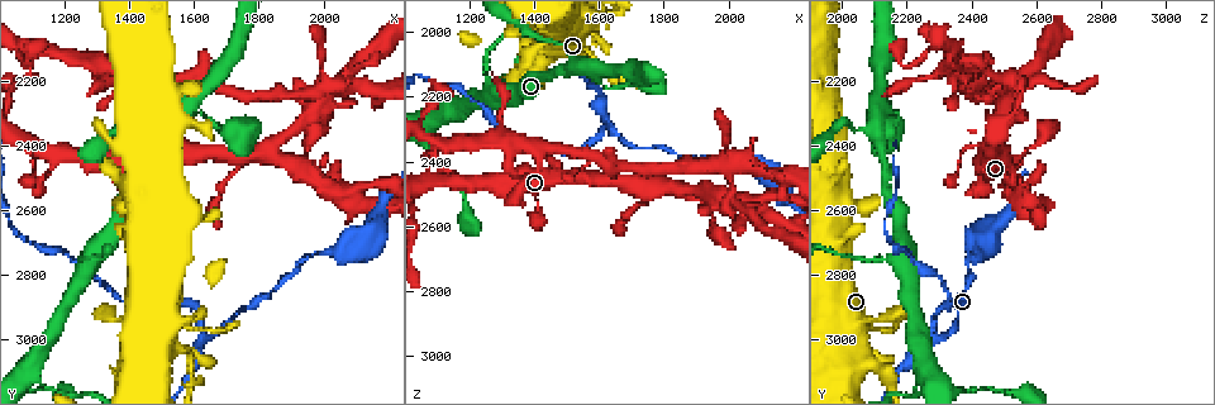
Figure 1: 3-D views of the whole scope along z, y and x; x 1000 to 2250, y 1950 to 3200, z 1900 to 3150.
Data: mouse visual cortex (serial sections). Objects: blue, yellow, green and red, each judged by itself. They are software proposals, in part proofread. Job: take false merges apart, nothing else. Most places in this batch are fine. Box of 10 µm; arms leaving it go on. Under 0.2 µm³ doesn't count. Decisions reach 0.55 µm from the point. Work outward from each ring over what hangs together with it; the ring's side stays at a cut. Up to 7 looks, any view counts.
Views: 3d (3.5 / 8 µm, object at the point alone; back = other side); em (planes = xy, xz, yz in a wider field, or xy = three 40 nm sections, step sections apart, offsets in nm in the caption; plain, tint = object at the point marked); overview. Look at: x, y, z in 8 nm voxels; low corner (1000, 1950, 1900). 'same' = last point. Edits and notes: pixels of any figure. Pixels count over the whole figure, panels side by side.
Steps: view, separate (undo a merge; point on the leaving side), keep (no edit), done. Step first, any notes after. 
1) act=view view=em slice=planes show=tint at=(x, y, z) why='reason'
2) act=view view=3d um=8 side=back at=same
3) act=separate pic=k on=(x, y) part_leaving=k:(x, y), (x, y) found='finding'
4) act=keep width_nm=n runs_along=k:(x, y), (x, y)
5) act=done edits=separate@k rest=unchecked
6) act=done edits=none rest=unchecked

act=view view=3d um=3.5 at=(1510, 2360, 2100) why='a narrow waist'

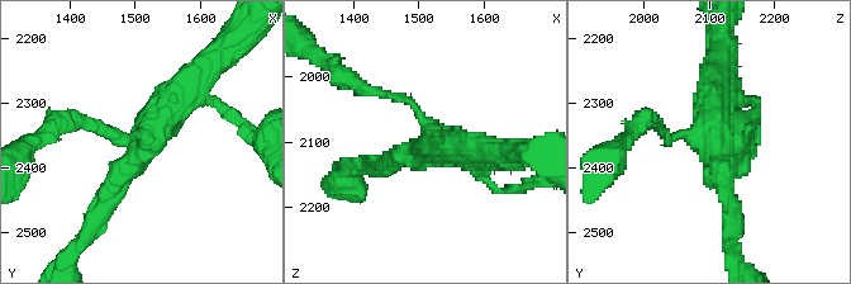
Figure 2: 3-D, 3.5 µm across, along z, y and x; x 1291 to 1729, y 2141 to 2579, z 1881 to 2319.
act=view view=em slice=xy step=3 show=tint at=(1520, 2360, 2110) arms=3 arm_widths_nm=150,250,450 why='now the EM'

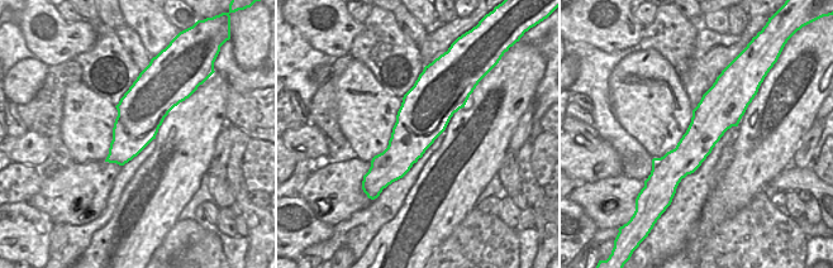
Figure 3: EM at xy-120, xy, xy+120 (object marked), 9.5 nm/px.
act=view view=em slice=xy step=2 show=tint at=same why='another direction'

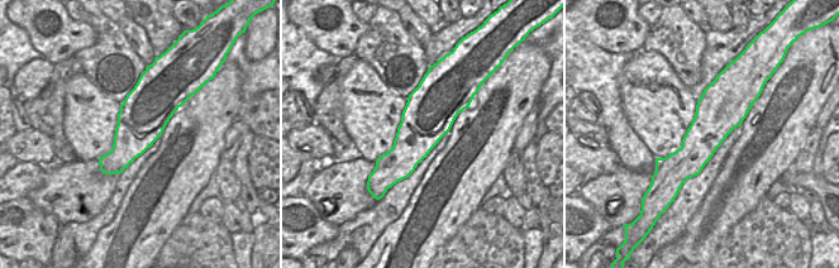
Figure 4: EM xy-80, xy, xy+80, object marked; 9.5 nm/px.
act=keep runs_along=2:(100, 212), (155, 123), (198, 72) found='continuous, no second cell'

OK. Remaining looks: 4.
act=view view=3d um=8 at=(2000, 2230, 2430) why='abrupt turn'

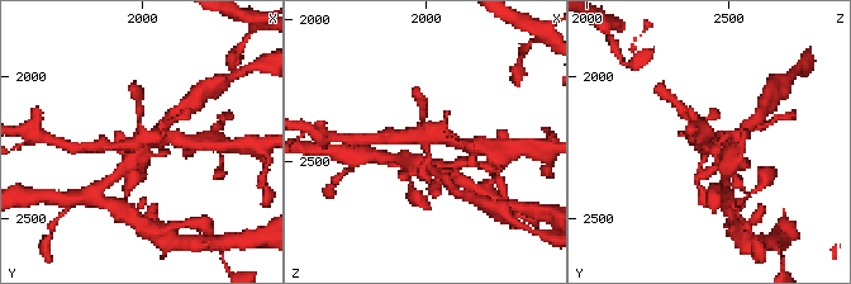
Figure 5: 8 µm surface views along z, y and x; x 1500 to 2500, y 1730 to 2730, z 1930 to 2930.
act=view view=3d um=3.5 side=back at=same

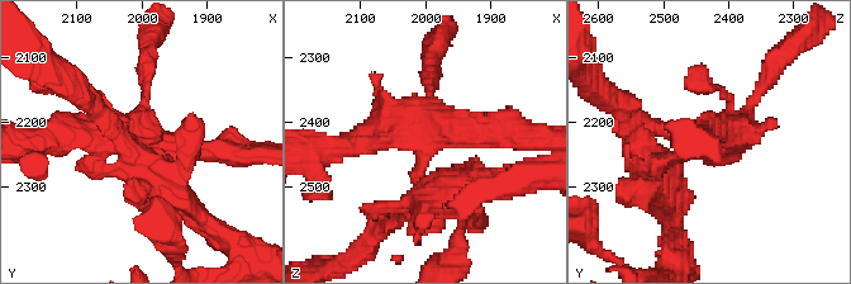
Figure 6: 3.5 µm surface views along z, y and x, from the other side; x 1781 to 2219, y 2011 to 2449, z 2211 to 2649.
act=view view=em slice=xy step=5 show=tint at=(2000, 2230, 2435) why='shape alone is not enough'

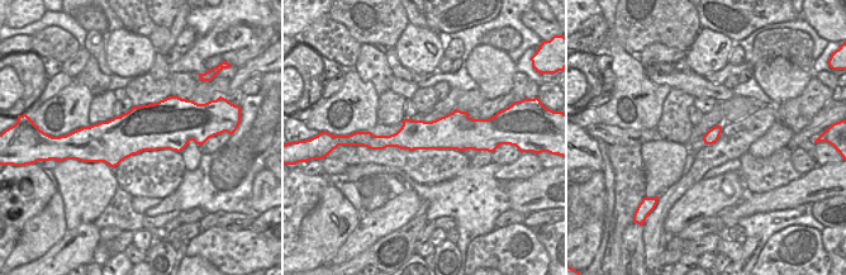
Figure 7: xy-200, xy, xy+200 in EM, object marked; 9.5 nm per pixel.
act=keep runs_along=7:(479, 128), (370, 143) found='continuous, no second cell'

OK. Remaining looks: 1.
act=done edits=none rest=unchecked

